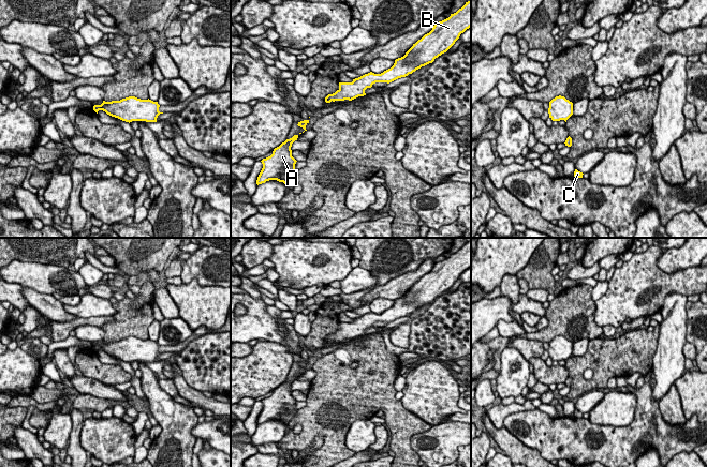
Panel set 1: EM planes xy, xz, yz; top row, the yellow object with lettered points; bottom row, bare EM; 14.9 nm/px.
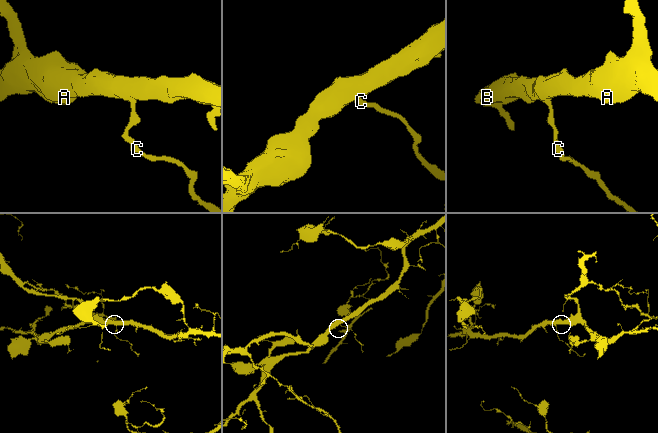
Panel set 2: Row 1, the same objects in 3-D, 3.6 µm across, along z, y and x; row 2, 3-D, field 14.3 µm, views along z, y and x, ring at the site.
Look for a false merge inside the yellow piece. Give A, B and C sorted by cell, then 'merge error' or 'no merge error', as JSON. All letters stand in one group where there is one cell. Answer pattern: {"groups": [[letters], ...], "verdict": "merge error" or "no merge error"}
{"groups": [["A", "B", "C"]], "verdict": "no merge error"}

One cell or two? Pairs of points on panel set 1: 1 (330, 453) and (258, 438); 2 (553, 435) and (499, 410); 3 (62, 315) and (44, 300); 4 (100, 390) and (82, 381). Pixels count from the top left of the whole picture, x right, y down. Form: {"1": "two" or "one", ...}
{"1": "two", "2": "two", "3": "one", "4": "one"}

